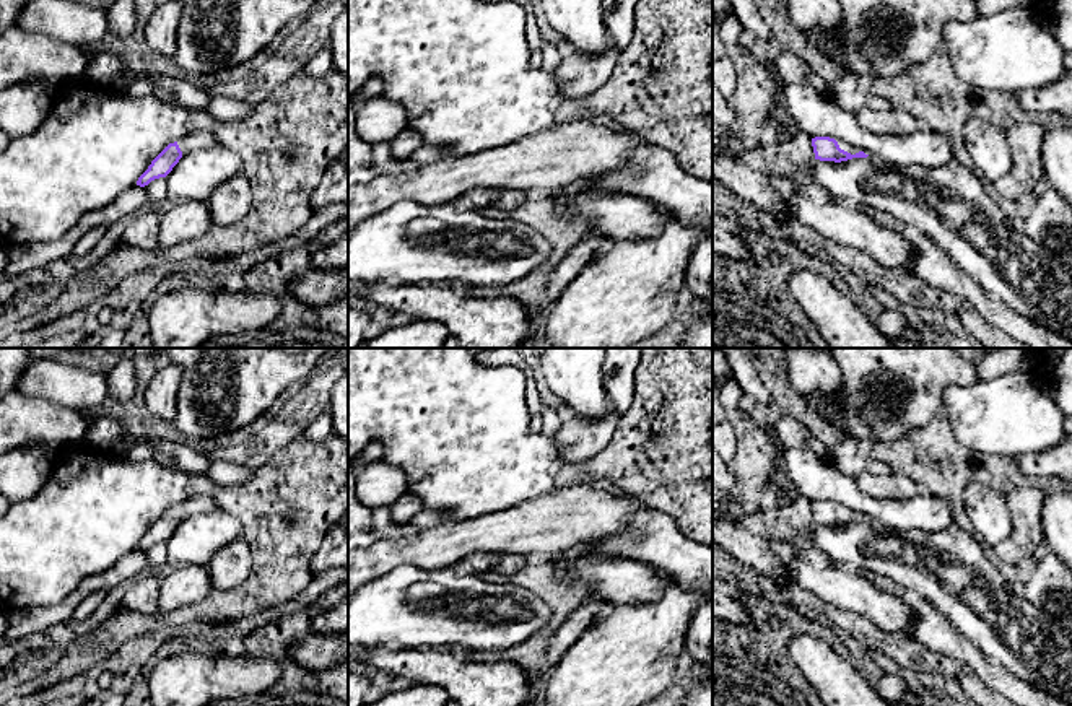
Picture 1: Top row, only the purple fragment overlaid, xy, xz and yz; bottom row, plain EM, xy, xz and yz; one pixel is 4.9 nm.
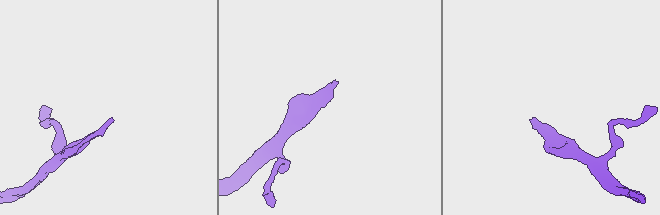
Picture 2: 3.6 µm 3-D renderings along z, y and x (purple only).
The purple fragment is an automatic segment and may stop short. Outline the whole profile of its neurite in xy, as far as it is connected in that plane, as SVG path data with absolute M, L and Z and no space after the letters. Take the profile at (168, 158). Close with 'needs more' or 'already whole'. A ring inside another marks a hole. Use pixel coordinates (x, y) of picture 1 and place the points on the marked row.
M192 130L179 142L169 143L148 166L148 169L138 177L137 185L145 187L151 181L166 177L172 168L179 163L184 153L210 148L215 143L215 137L208 130Z; needs more

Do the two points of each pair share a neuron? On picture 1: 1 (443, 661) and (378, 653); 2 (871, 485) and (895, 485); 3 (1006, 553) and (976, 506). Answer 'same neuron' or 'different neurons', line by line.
1: same neuron
2: same neuron
3: different neurons

